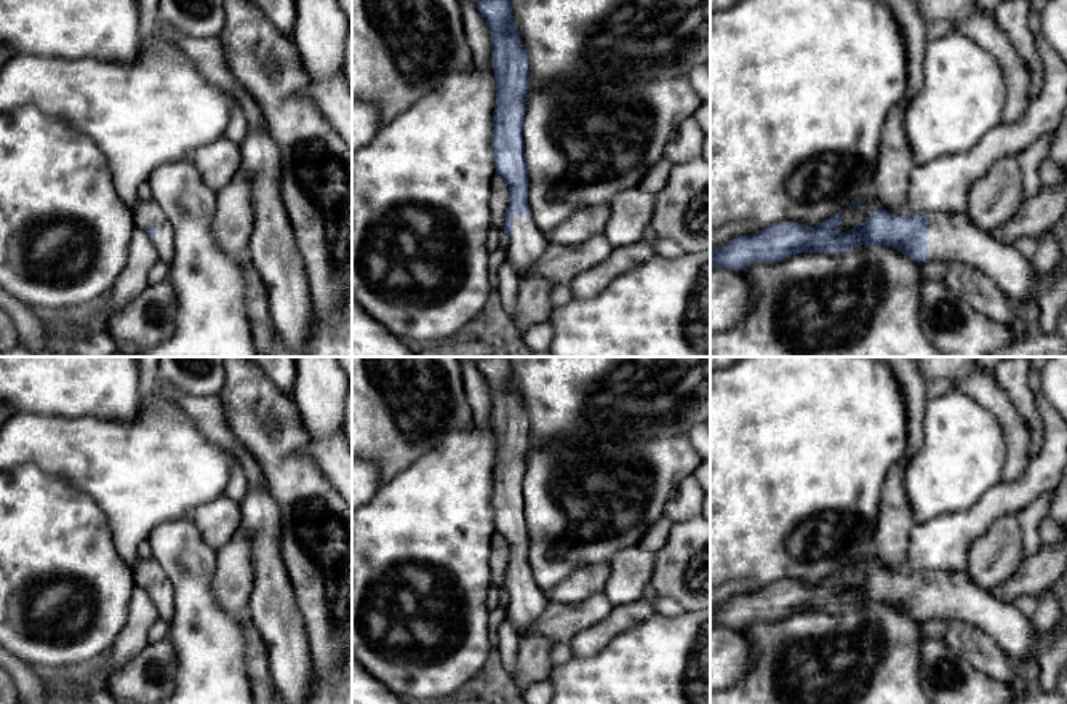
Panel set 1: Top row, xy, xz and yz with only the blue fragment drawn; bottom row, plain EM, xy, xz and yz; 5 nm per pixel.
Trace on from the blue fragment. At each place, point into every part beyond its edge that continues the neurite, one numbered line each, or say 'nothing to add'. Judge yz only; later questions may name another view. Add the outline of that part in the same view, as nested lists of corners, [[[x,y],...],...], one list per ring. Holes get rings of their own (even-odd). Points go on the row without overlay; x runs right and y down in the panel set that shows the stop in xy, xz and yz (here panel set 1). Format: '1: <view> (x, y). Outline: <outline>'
1: yz (951, 596). Outline: [[[966,571],[928,573],[928,619],[960,619],[984,630],[1008,659],[1025,661],[1033,643],[1032,619],[1013,603],[977,587]]]

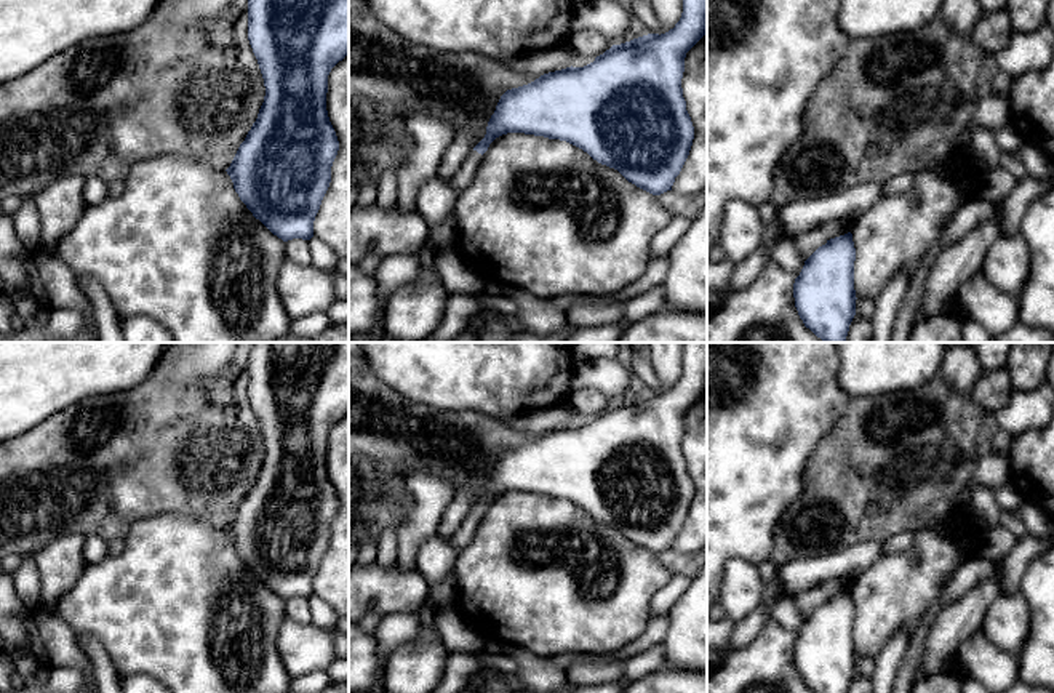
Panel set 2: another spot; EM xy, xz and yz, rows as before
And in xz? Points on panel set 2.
1: xz (461, 538). Outline: [[[472,507],[467,517],[462,520],[461,527],[457,528],[457,531],[451,536],[451,543],[457,551],[464,549],[470,543],[481,515],[481,512]]]

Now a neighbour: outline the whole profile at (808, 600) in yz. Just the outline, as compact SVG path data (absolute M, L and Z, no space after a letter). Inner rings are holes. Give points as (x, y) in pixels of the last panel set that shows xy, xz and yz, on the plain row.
M856 576L852 579L828 579L817 587L796 594L792 600L795 602L801 618L806 619L819 605L825 603L830 597L851 591L854 579Z

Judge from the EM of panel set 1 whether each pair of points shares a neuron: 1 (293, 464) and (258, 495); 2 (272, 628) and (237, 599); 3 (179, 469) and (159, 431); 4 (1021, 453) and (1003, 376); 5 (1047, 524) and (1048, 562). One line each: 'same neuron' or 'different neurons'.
1: different neurons
2: different neurons
3: same neuron
4: different neurons
5: different neurons

